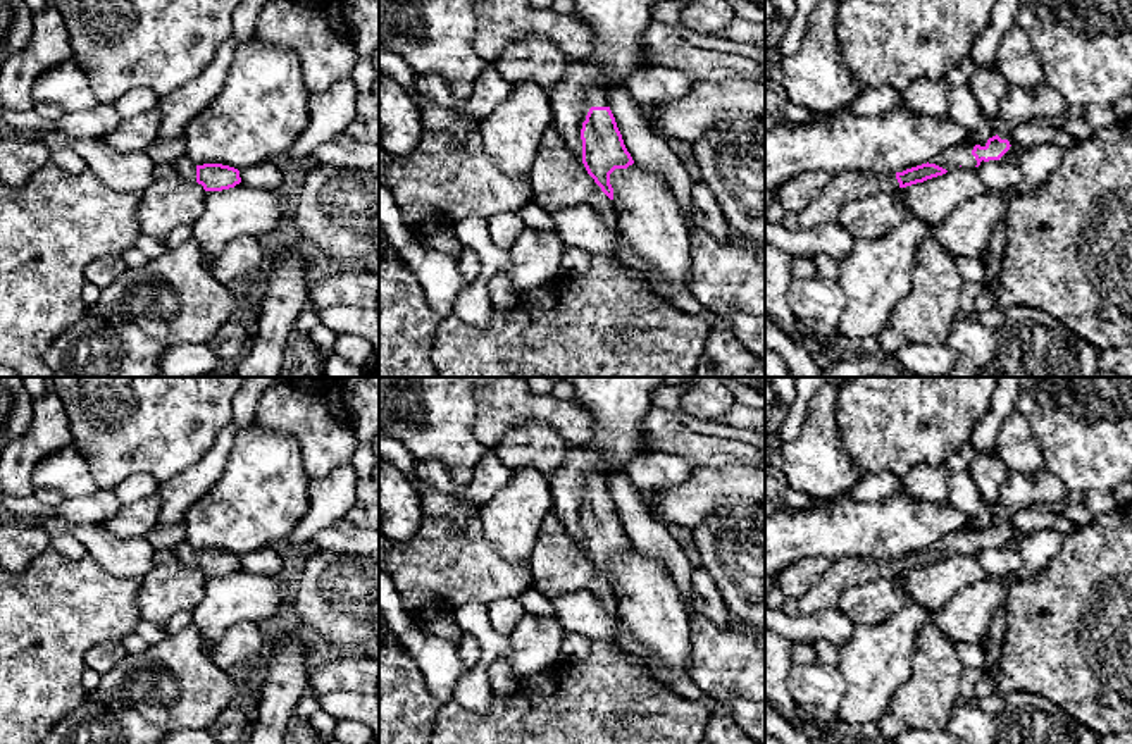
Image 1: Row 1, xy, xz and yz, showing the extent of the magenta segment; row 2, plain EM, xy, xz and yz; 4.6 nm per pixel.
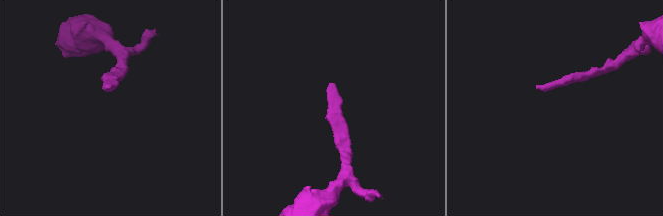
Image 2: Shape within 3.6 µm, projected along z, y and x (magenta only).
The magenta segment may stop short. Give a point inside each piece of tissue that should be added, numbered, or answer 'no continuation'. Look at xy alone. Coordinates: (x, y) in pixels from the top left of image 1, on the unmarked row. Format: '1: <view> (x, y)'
1: xy (186, 553)

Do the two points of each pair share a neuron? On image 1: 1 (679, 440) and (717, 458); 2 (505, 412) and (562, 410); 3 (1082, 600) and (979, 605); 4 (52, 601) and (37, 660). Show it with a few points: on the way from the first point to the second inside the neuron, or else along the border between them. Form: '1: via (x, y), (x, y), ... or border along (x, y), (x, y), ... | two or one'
1: via (688, 445), (709, 452) | one
2: via (519, 410), (548, 410) | one
3: border along (1013, 582), (1005, 605) | two
4: via (49, 615), (43, 620), (43, 646) | one

